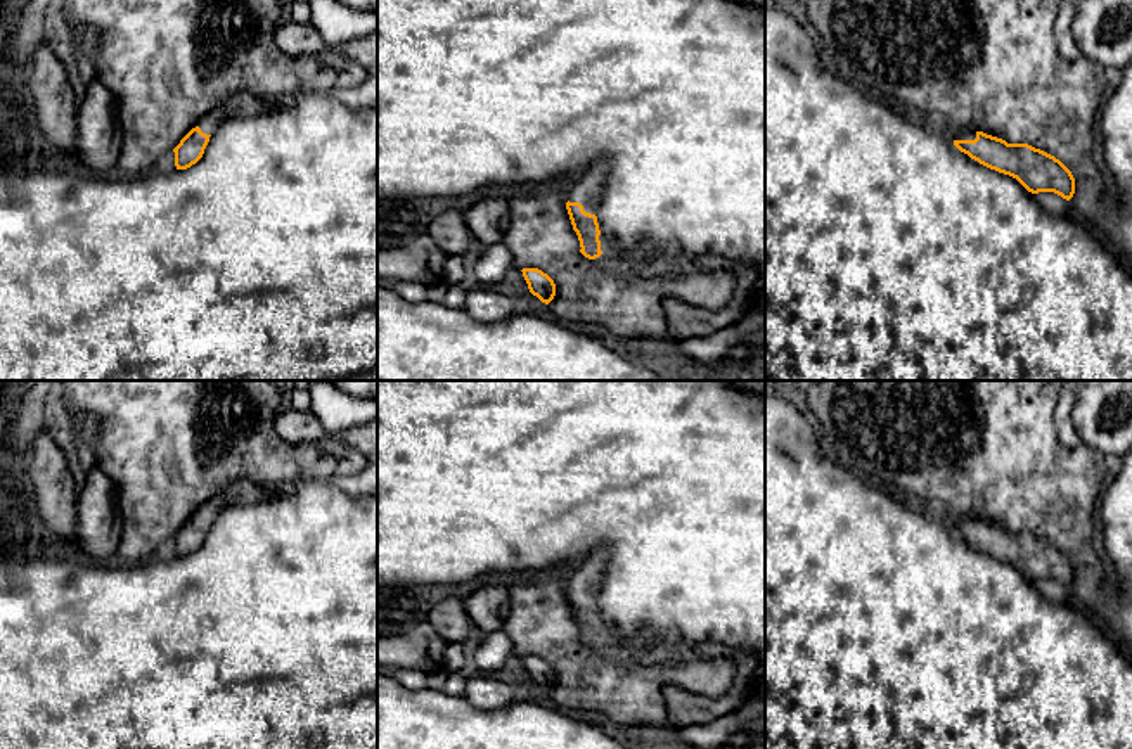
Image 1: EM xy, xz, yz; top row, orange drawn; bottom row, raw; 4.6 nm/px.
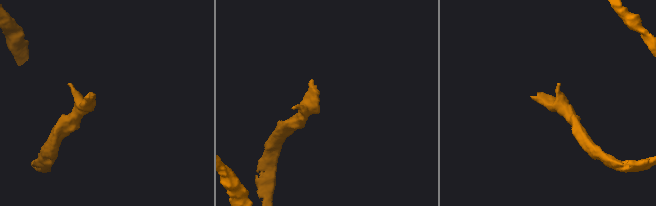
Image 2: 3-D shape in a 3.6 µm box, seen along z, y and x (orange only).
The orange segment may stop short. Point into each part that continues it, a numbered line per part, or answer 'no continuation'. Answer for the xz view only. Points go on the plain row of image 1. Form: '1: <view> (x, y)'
1: xz (585, 576)

